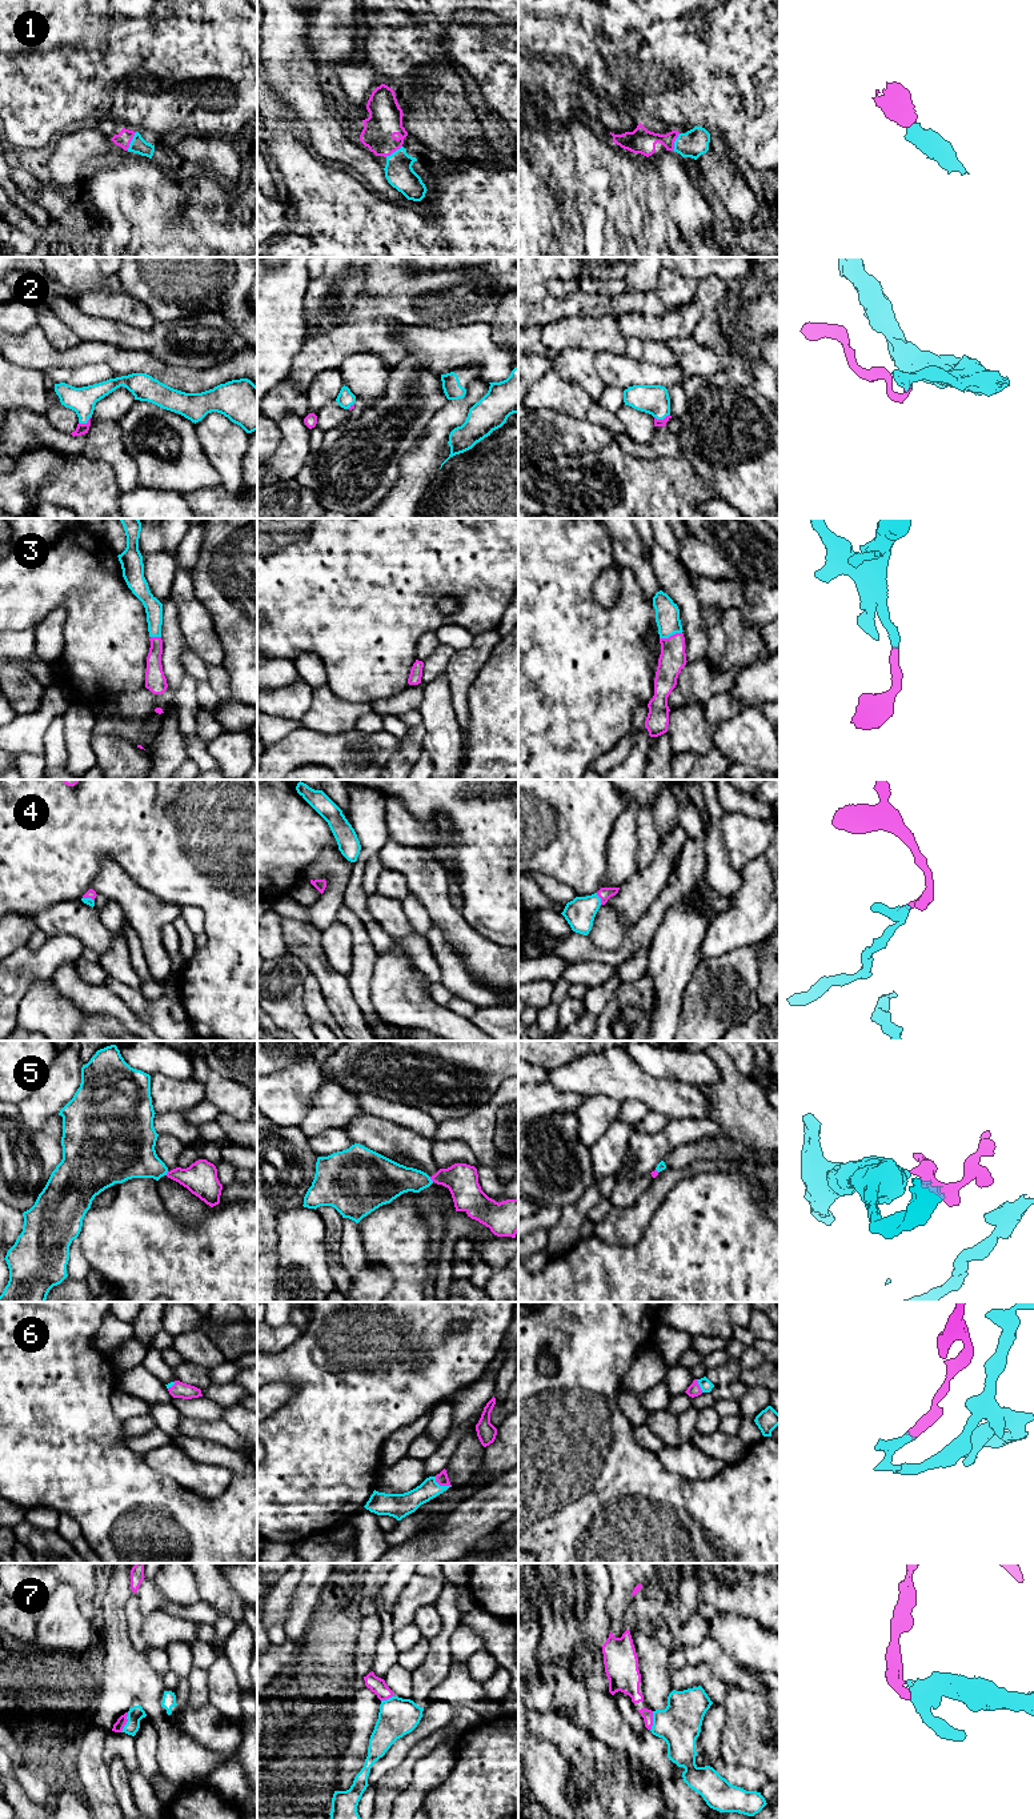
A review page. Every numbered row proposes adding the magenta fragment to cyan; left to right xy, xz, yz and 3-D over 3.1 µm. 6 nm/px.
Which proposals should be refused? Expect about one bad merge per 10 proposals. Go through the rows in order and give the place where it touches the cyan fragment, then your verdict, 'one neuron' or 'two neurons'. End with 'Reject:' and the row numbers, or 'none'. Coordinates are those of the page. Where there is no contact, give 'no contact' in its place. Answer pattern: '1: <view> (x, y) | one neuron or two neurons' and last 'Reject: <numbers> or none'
1: xy (131, 141) | one neuron
2: xy (85, 423) | one neuron
3: yz (670, 634) | one neuron
4: yz (600, 898) | one neuron
5: xz (431, 1180) | one neuron
6: xz (441, 1486) | one neuron
7: xy (127, 1722) | one neuron
Reject: none

